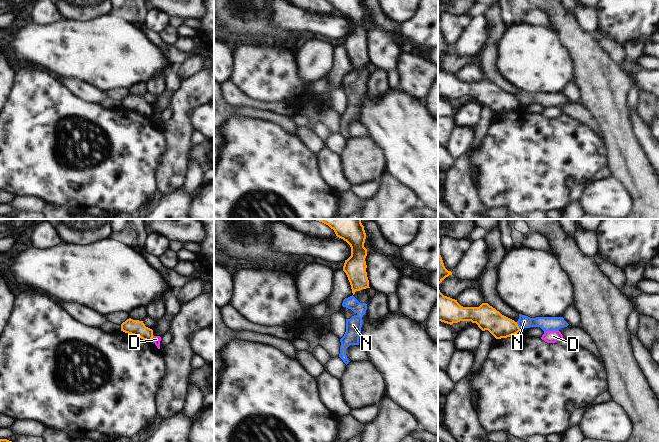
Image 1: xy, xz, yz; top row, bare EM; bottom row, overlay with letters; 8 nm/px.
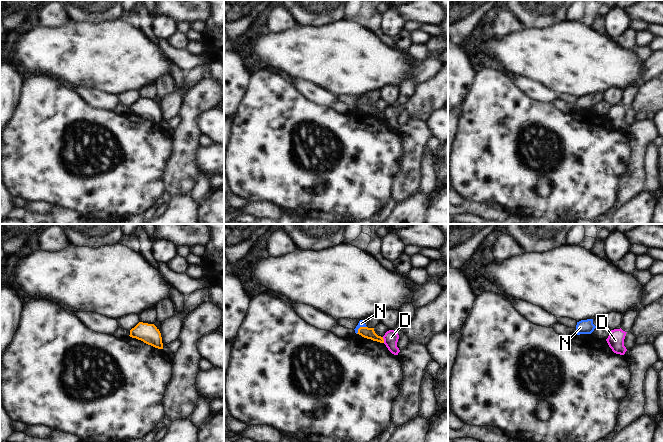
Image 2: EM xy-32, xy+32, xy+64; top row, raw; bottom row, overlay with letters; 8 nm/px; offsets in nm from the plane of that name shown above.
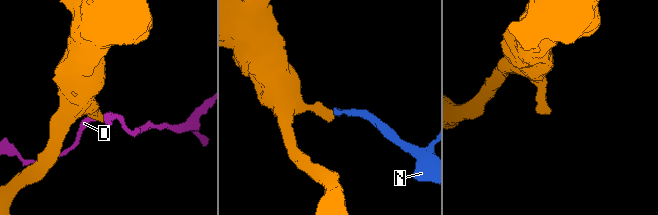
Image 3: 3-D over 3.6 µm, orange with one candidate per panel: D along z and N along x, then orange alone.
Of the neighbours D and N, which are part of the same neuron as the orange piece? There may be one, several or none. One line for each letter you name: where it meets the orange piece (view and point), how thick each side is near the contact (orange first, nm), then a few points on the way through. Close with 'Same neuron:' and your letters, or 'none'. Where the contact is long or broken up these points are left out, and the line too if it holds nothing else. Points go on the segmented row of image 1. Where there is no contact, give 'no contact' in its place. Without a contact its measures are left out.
Same neuron: none

